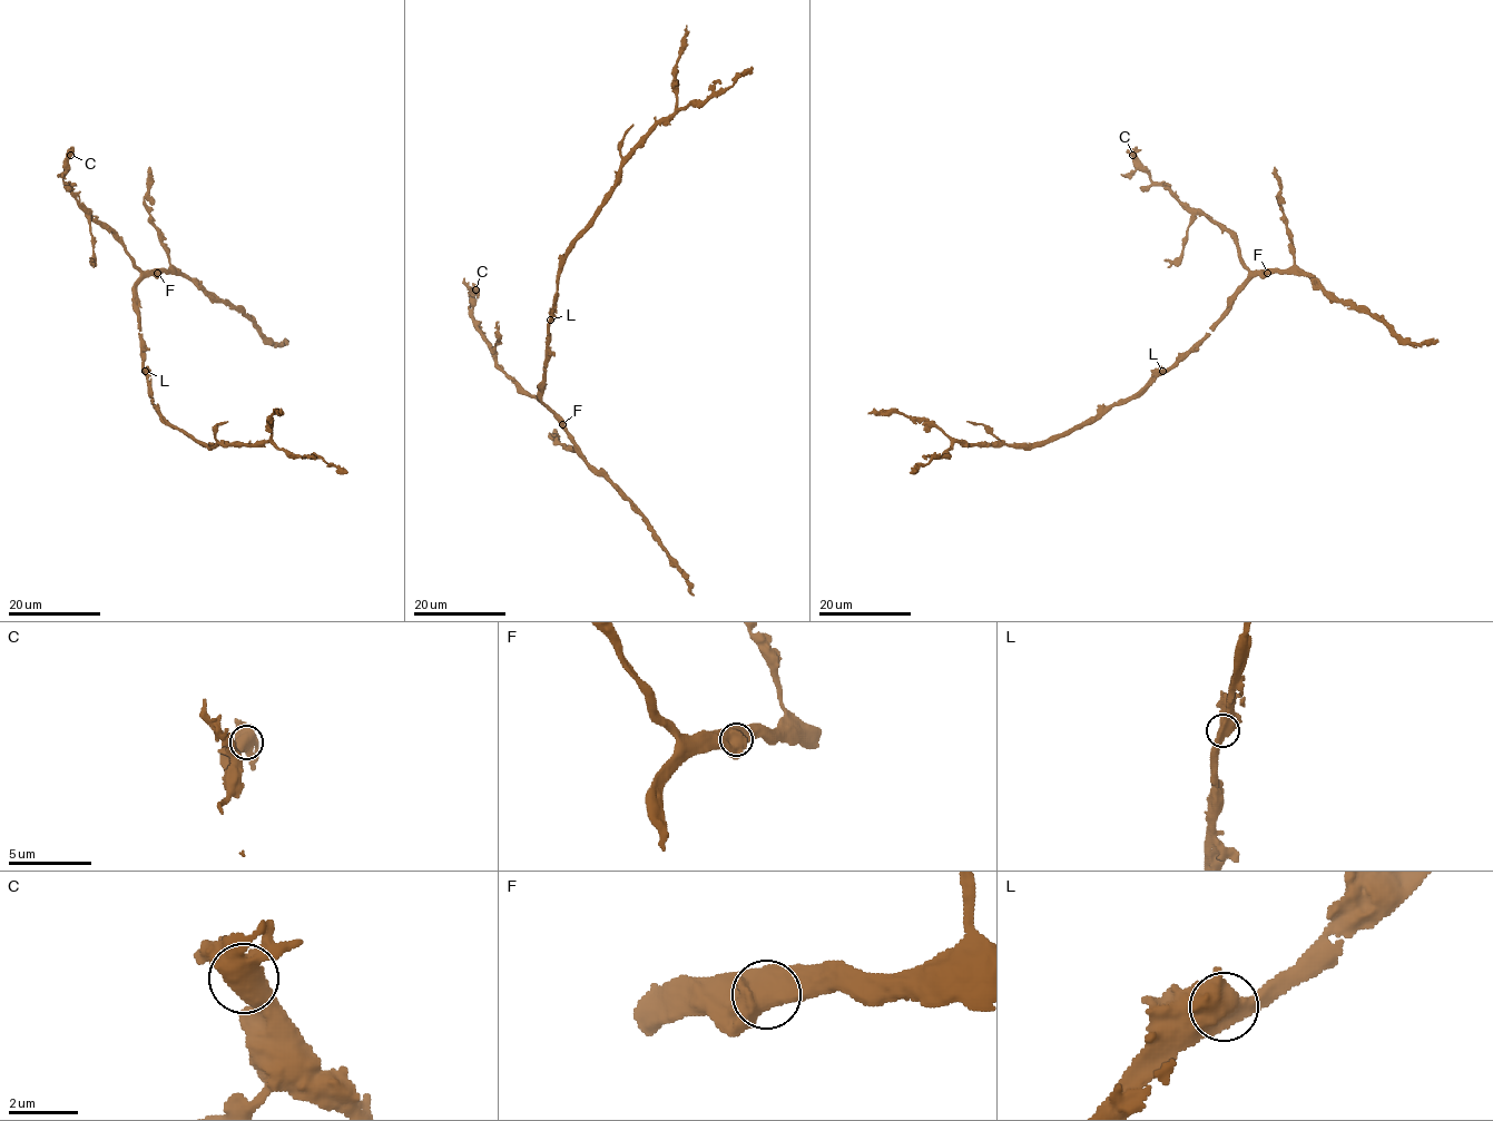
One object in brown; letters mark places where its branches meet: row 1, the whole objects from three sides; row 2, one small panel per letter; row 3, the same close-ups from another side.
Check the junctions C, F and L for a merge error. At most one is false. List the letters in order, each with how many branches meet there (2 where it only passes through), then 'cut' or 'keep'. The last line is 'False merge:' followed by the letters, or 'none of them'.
C: 2 branches meet; keep
F: 2 branches meet; keep
L: 2 branches meet; keep
False merge: none of them

